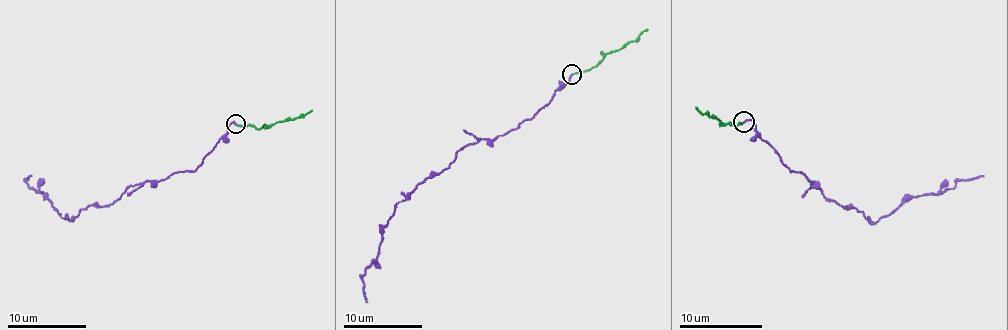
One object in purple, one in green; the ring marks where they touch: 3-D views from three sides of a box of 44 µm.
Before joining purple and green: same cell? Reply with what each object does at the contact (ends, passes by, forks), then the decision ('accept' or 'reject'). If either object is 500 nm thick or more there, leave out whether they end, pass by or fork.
purple ends; green ends; accept

